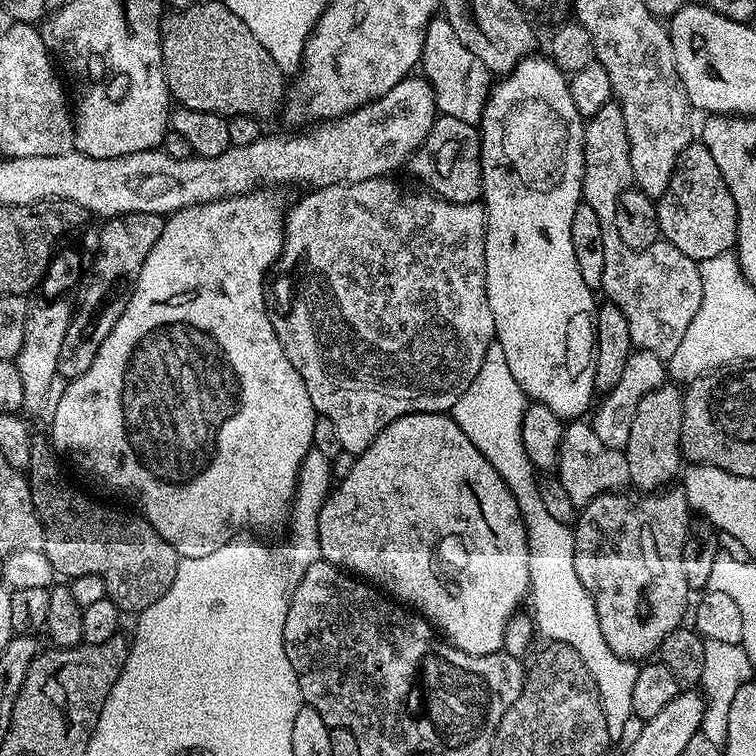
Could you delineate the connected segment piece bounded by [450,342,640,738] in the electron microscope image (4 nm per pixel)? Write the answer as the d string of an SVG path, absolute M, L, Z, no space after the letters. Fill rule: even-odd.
M494 342L486 350L486 358L478 370L475 382L452 407L450 415L462 434L466 434L466 438L478 446L486 462L498 470L502 482L506 482L518 502L520 517L524 519L524 529L528 535L530 610L534 615L535 631L544 632L545 641L565 644L578 650L582 662L586 662L586 670L590 670L600 691L608 732L612 737L619 738L633 719L634 680L638 678L640 668L633 661L618 658L614 650L606 646L606 638L602 638L602 626L598 626L594 598L590 598L586 586L582 586L578 570L574 570L573 529L556 521L538 494L538 472L526 454L526 446L522 444L525 407L524 391L518 382L514 382L514 374L510 374L506 353L502 351L499 342Z

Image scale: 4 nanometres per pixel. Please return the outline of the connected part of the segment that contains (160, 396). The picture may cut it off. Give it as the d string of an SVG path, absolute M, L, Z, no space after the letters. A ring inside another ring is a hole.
M261 194L223 196L221 200L211 200L205 204L195 204L189 208L183 208L182 210L171 213L171 215L165 219L164 225L162 226L162 234L158 238L158 242L154 242L154 250L150 250L150 254L146 254L146 262L142 262L142 274L138 274L138 282L134 286L132 297L126 306L126 310L122 314L122 318L118 318L118 322L114 322L114 330L110 330L109 336L105 338L105 341L102 342L102 346L98 348L98 352L90 368L80 377L69 379L67 383L64 384L64 393L61 394L60 401L57 402L56 409L52 412L51 447L55 449L65 461L68 459L74 467L81 468L90 479L97 480L106 491L117 492L118 495L125 496L128 500L133 500L133 502L140 507L137 508L139 515L143 516L145 520L148 520L150 526L154 526L154 530L158 530L158 534L162 534L162 538L166 538L166 542L170 542L174 546L174 550L181 558L202 558L206 554L214 554L214 550L221 548L222 545L228 543L229 540L233 539L233 537L239 533L236 531L238 531L244 523L276 524L283 516L285 519L290 512L292 497L296 495L296 479L300 473L302 462L306 458L306 454L313 451L314 448L312 439L314 438L314 426L318 413L315 406L310 402L310 394L306 394L306 382L302 382L298 370L292 365L290 358L286 358L286 350L282 346L282 342L278 342L278 334L272 325L270 304L266 299L266 281L269 279L276 259L280 256L280 251L284 245L284 221L286 219L286 212L283 207L280 209L270 197L260 195Z

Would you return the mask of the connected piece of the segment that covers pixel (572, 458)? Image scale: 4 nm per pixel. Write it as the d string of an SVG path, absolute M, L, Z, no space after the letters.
M584 420L571 421L565 425L557 449L556 475L578 508L588 505L595 497L606 492L619 491L630 482L629 467L623 451L606 446L595 434L591 423Z

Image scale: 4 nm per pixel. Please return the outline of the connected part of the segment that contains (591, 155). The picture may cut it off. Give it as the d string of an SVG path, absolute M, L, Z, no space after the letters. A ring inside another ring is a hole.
M614 102L607 104L592 116L584 126L584 195L583 203L590 206L590 210L594 210L594 214L598 214L598 222L602 224L602 238L604 239L604 249L606 250L606 266L602 270L602 282L600 288L605 292L607 303L618 306L618 310L622 310L623 316L626 317L626 322L630 325L630 338L633 345L641 352L649 352L654 354L660 360L665 362L671 361L674 350L678 350L678 346L682 343L682 337L689 329L690 322L694 319L694 314L697 314L698 308L702 305L702 274L700 273L700 265L697 261L691 260L686 254L682 254L682 250L678 250L678 246L669 244L667 239L661 238L655 240L648 248L643 248L641 252L635 252L630 246L626 246L626 242L622 242L622 238L618 238L618 226L614 226L611 220L616 217L616 207L618 206L618 198L627 190L633 183L632 167L630 166L630 138L626 138L626 121L622 118L622 110Z

